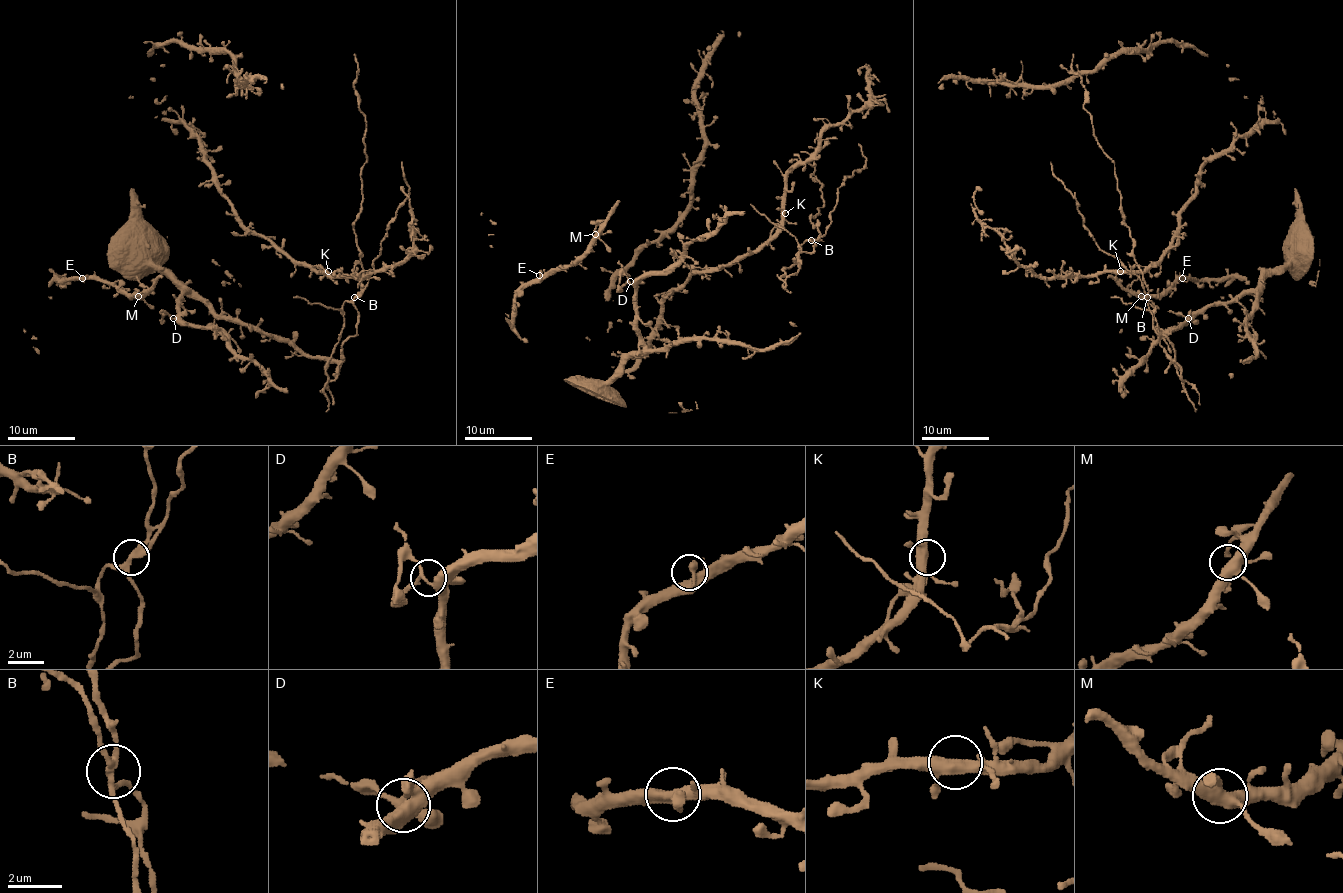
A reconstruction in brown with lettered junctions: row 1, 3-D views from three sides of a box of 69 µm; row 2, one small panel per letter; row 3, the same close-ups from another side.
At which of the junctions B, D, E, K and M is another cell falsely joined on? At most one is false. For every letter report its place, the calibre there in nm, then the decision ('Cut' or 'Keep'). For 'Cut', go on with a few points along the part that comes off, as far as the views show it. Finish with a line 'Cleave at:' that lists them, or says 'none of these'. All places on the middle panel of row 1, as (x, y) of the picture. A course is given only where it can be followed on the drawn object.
B: Place: (811, 240). Thickness 260 nm. Cut. Course of the part to remove: (812, 241), (820, 236), (810, 219), (824, 205), (822, 185), (815, 176), (812, 178), (814, 164), (810, 166)
D: Place: (630, 281). Thickness 280 nm. Keep
E: Place: (539, 275). Thickness 320 nm. Keep
K: Place: (785, 213). Thickness 400 nm. Keep
M: Place: (595, 234). Thickness 400 nm. Keep
Cleave at: B

